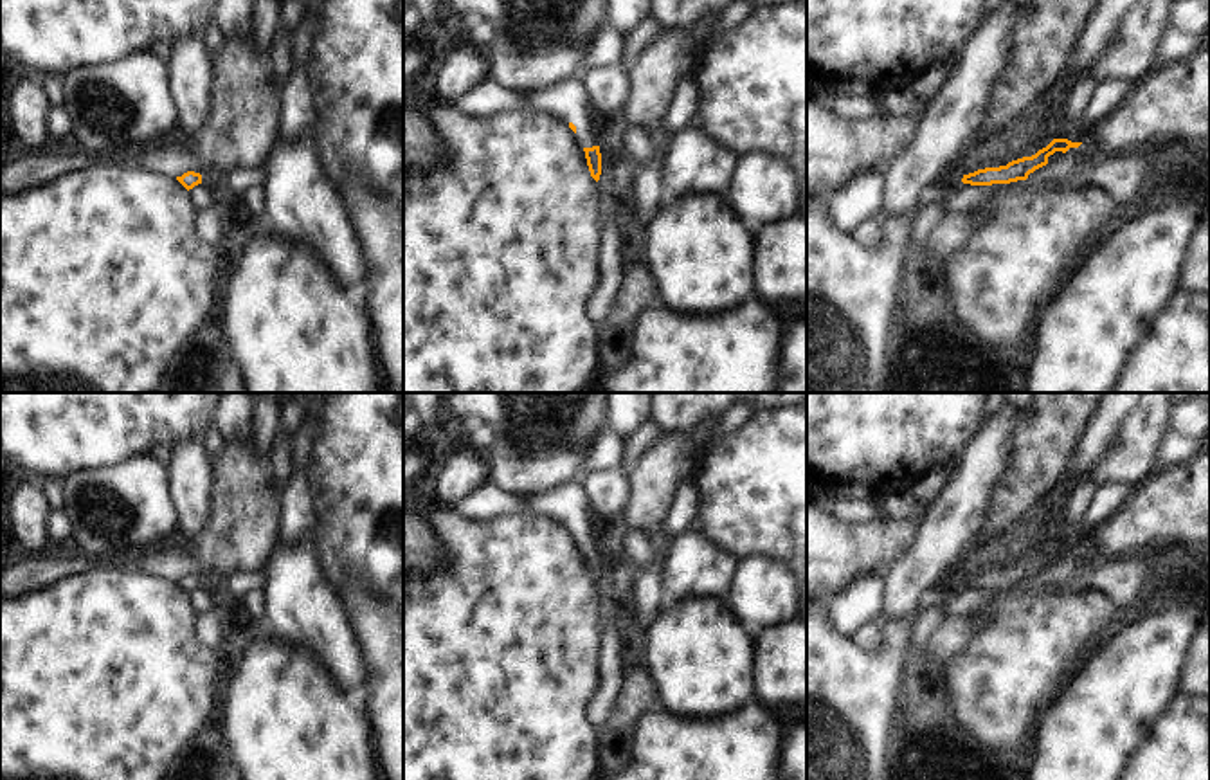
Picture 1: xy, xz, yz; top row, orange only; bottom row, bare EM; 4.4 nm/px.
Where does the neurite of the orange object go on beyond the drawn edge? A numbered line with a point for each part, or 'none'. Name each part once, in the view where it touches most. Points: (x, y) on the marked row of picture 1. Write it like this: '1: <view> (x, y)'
1: xz (569, 101)

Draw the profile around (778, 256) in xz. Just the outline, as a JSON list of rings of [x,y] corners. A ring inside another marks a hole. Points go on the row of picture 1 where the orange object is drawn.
[[[792,216],[753,236],[753,290],[778,310],[807,306],[807,220]]]

